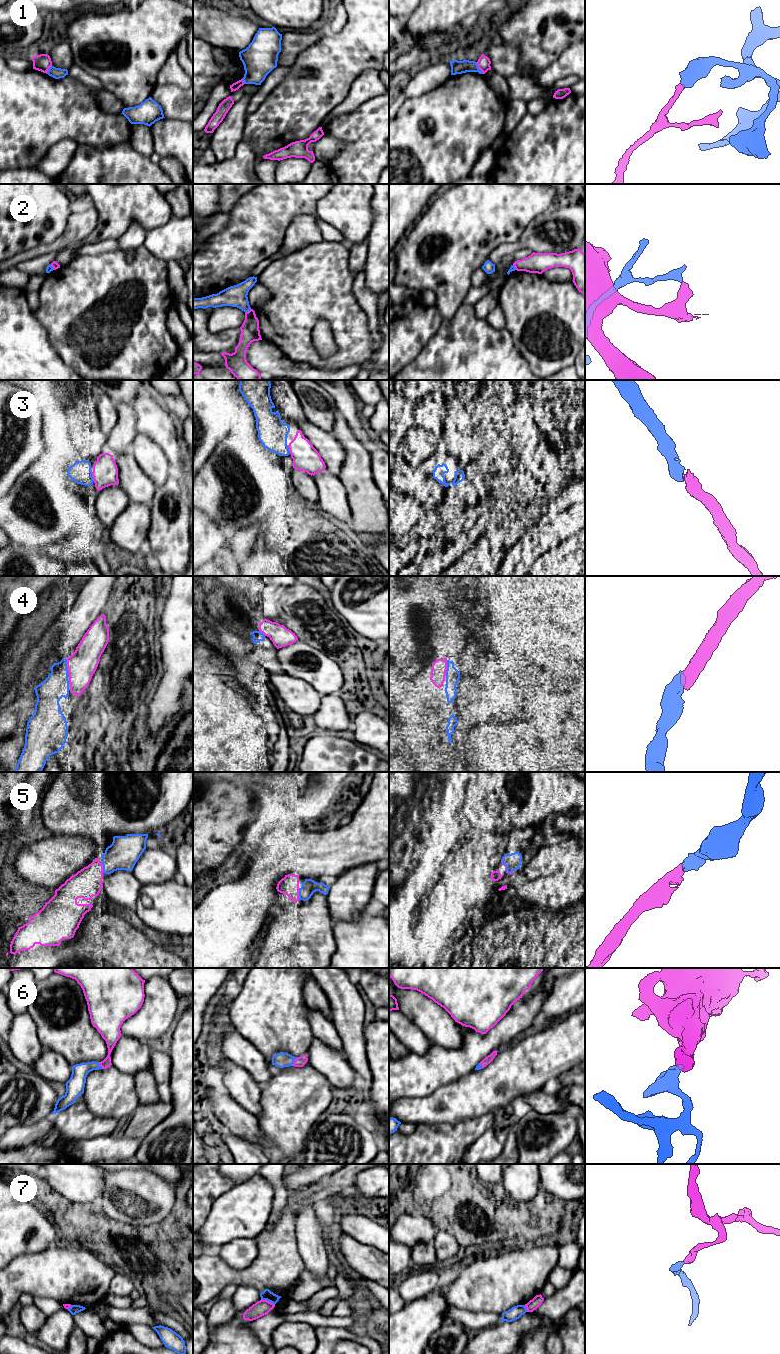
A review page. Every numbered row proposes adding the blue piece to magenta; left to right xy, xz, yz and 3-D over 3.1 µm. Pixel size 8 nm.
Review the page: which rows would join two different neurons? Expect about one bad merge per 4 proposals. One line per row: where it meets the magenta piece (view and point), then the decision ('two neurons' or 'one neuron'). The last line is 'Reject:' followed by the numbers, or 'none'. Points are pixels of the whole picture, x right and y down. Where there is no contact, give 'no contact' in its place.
1: contact yz (479, 68); two neurons
2: contact xz (248, 311); two neurons
3: contact xy (92, 476); one neuron
4: contact xy (67, 667); one neuron
5: contact xz (298, 894); one neuron
6: contact xz (294, 1061); one neuron
7: contact xz (268, 1301); two neurons
Reject: 1, 2, 7

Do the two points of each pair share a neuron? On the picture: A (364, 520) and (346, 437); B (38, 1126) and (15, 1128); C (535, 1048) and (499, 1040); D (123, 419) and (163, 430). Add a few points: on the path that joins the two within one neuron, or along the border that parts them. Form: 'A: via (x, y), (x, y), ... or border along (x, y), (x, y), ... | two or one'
A: via (364, 499), (357, 479), (357, 458) | one
B: via (32, 1126), (21, 1128) | one
C: border along (504, 1047), (497, 1050) | two
D: border along (131, 405), (137, 416), (136, 429), (138, 432) | two

